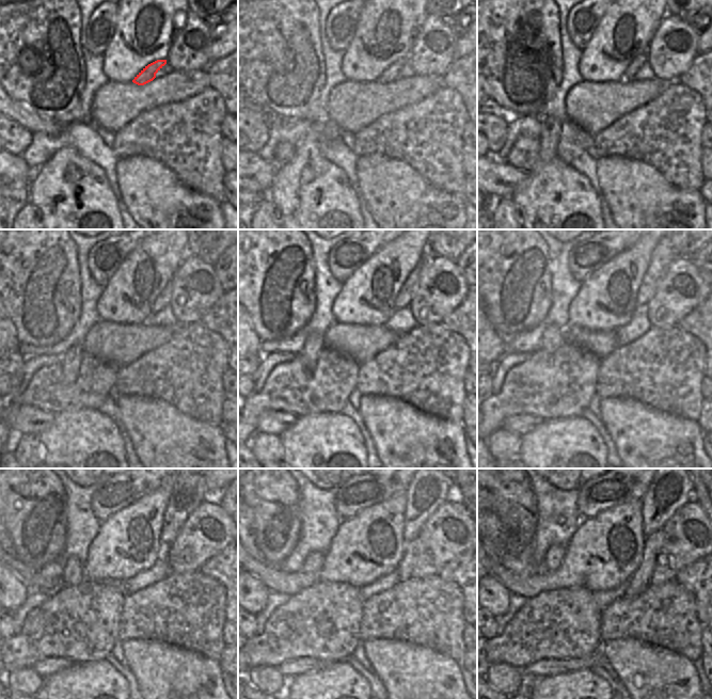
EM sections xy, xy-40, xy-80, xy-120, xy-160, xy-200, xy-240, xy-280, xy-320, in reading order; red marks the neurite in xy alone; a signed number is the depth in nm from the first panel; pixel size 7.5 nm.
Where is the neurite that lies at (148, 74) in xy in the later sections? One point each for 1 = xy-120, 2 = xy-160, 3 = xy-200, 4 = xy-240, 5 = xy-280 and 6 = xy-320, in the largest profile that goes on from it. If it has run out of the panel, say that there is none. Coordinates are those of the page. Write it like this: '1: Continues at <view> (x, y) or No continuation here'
1: Continues at xy-120 (163, 299)
2: Continues at xy-160 (404, 298)
3: Continues at xy-200 (663, 254)
4: Continues at xy-240 (189, 490)
5: Continues at xy-280 (427, 490)
6: Continues at xy-320 (669, 490)

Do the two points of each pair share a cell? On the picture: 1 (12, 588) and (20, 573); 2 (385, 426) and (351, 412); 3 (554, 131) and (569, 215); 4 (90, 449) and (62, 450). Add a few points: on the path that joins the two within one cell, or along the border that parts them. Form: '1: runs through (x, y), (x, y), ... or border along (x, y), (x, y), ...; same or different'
1: border along (11, 570), (27, 588), (28, 592); different
2: border along (358, 410), (372, 438); different
3: runs through (550, 152), (554, 194); same
4: runs through (83, 449), (68, 450); same

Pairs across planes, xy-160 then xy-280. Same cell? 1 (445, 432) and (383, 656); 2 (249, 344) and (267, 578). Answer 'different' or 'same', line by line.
1: same
2: different

